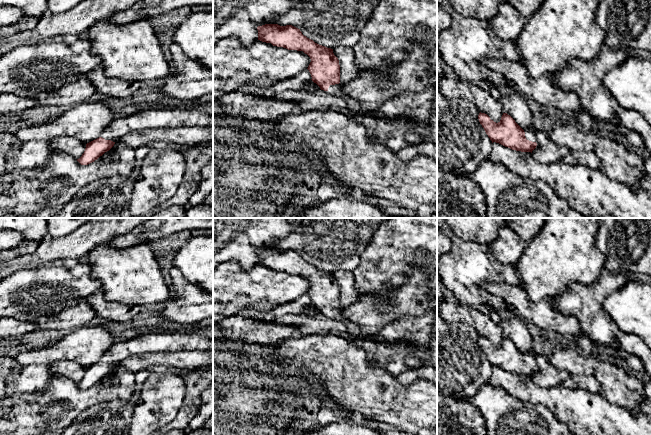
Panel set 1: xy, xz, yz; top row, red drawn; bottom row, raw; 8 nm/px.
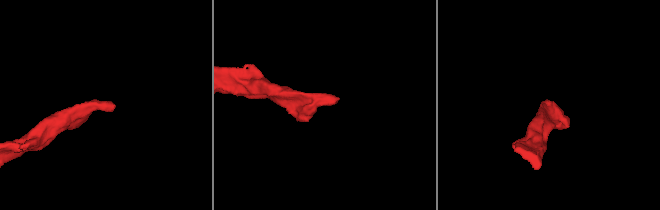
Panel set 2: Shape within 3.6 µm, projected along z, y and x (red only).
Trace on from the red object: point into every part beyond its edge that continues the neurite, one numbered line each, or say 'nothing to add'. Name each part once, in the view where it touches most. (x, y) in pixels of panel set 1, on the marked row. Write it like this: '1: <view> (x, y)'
1: yz (530, 133)

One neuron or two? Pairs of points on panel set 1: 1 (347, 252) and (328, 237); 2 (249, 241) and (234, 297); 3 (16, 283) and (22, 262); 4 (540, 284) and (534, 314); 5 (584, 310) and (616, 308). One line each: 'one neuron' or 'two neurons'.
1: one neuron
2: two neurons
3: two neurons
4: two neurons
5: two neurons

